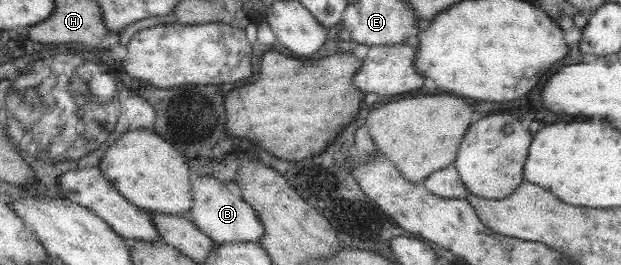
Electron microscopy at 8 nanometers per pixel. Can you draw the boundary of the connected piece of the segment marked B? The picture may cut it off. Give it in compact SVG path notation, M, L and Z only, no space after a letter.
M202 173L191 182L191 192L193 202L189 219L217 245L231 242L256 243L263 237L263 224L251 206L241 198L240 189L234 184L223 183Z

